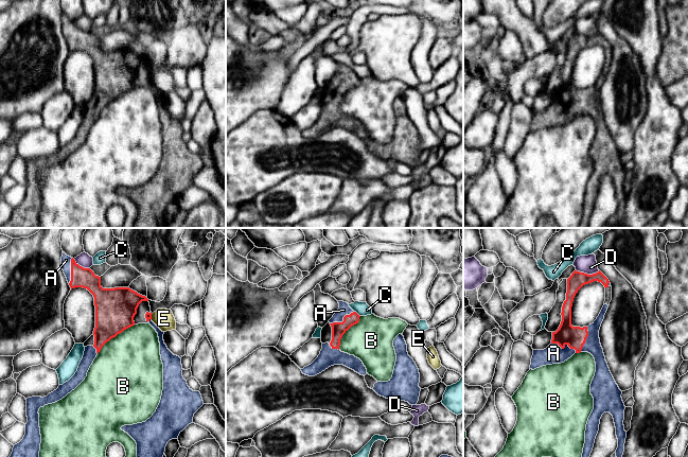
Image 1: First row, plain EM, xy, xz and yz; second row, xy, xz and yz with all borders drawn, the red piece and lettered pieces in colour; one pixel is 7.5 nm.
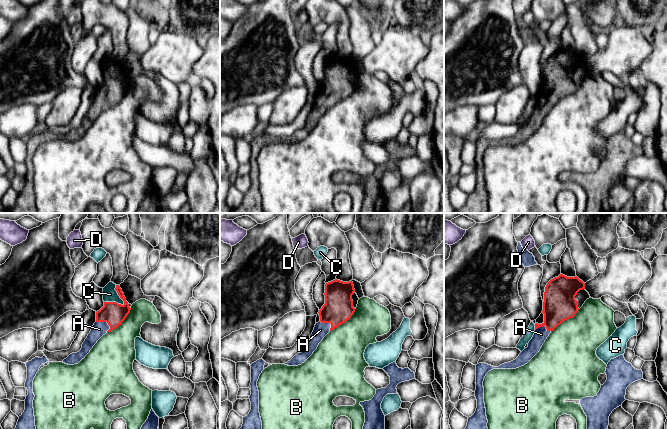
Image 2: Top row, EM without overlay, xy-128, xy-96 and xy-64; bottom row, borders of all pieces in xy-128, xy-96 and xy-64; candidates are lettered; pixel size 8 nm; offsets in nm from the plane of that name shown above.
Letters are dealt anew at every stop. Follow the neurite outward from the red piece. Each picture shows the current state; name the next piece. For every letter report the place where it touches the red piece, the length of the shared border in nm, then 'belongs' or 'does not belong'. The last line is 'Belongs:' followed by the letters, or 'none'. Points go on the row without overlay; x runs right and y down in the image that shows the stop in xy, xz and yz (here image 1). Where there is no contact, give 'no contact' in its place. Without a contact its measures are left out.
A: meets red in yz at (564, 109); contact 200 nm long; belongs
B: meets red in xy at (115, 99); contact 360 nm long; does not belong
C: meets red in xz at (357, 76); contact 60 nm long; does not belong
D: meets red in yz at (586, 36); contact 180 nm long; does not belong
E: meets red in xy at (151, 78); contact 40 nm long; does not belong
Belongs: A

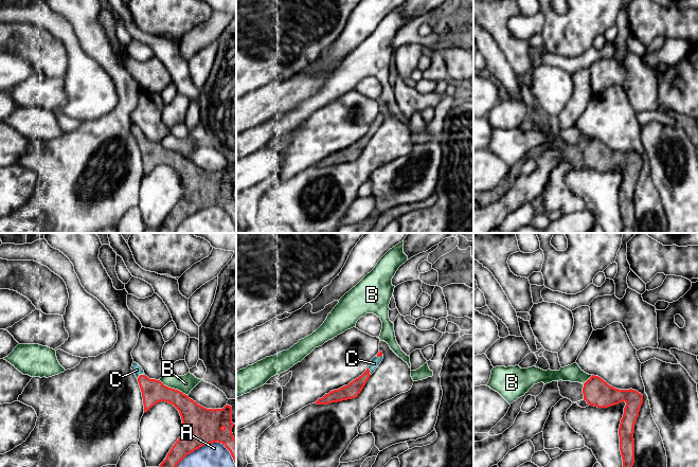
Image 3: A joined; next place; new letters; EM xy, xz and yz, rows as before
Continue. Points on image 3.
A: meets red in xy at (207, 207); contact 480 nm long; does not belong
B: meets red in xy at (173, 151); contact 240 nm long; does not belong
C: meets red in xy at (140, 138); contact 70 nm long; belongs
Belongs: C

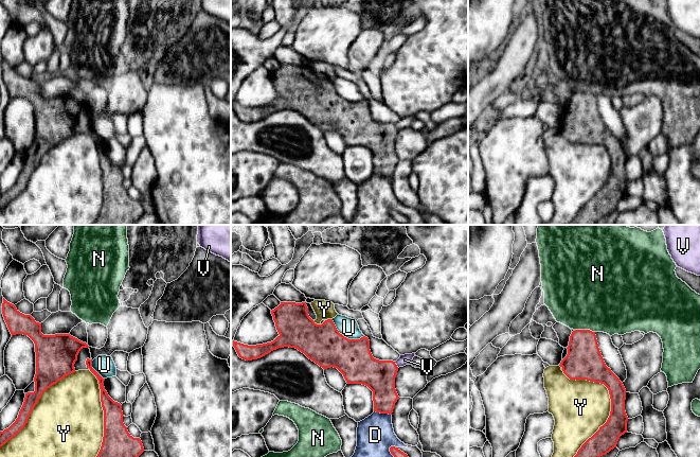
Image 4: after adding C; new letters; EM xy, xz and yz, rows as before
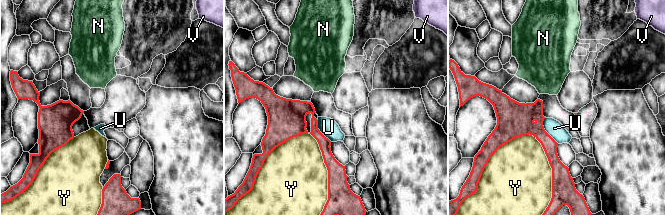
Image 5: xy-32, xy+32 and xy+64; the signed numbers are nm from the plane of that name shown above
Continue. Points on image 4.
D: meets red in xz at (382, 175); contact 140 nm long; does not belong
N: meets red in yz at (585, 92); contact 150 nm long; does not belong
U: meets red in xz at (345, 100); contact 280 nm long; does not belong
V: meets red in xz at (396, 127); contact 60 nm long; does not belong
Y: meets red in yz at (611, 165); contact 700 nm long; does not belong
Belongs: none

